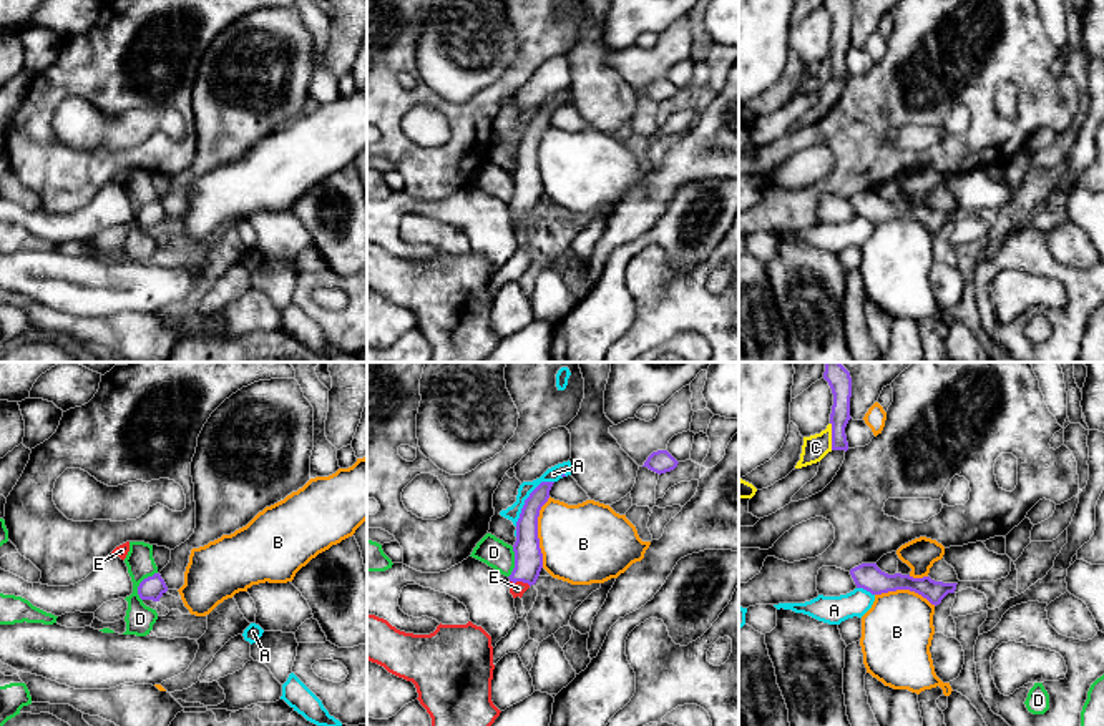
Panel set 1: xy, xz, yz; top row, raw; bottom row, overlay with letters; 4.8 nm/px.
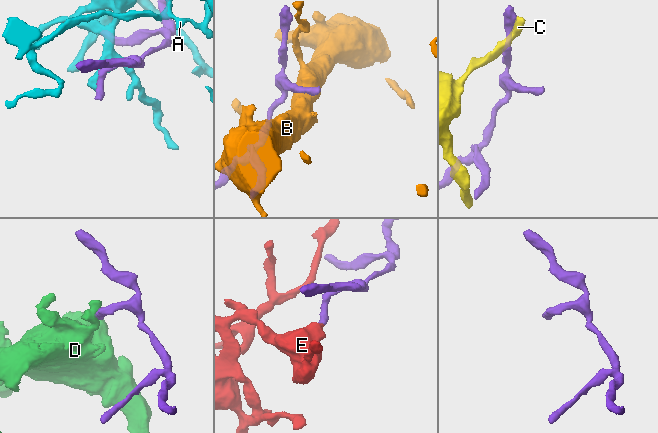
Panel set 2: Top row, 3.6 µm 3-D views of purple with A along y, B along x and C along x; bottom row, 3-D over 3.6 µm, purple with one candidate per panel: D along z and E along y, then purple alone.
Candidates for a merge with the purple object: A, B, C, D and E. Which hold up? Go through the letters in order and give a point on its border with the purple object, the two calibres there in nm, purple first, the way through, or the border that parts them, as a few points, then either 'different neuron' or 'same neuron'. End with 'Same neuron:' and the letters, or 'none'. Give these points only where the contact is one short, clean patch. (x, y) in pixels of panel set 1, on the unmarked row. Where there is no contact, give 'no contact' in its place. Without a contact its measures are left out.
A: meets purple in xz at (527, 127); 130 nm thick on the purple side, 70 nm on the other; different neuron
B: meets purple in xz at (537, 160); 140 nm thick on the purple side, 380 nm on the other; border along xz (550, 125), (538, 145), (542, 195); different neuron
C: meets purple in yz at (832, 63); 100 nm thick on the purple side, 120 nm on the other; different neuron
D: meets purple in xy at (140, 211); 110 nm thick on the purple side, 140 nm on the other; border along xy (156, 200), (140, 211), (138, 225), (141, 228); different neuron
E: meets purple in xz at (520, 208); 140 nm thick on the purple side, 70 nm on the other; runs through xz (528, 188), (527, 200), (520, 208), (518, 216); same neuron
Same neuron: E

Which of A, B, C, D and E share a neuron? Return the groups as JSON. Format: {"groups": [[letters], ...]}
{"groups": [["A"], ["B"], ["C"], ["D"], ["E"]]}

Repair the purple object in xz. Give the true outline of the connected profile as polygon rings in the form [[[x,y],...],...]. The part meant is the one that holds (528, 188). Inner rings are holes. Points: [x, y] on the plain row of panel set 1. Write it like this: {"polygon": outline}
{"polygon": [[[541,110],[525,128],[520,146],[516,150],[515,196],[510,206],[510,221],[513,226],[536,211],[543,196],[543,181],[538,166],[538,145],[541,135],[550,126],[550,118],[554,110]]]}

